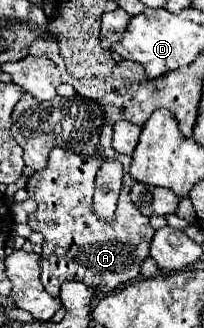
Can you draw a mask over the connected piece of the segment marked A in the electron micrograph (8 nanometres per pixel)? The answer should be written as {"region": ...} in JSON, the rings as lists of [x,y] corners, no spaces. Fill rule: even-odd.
{"region":[[[105,124],[99,136],[99,150],[109,160],[119,160],[123,166],[123,188],[117,202],[115,218],[111,224],[101,224],[93,210],[93,180],[95,172],[101,168],[101,158],[91,158],[77,154],[67,148],[53,148],[49,152],[47,166],[35,172],[27,182],[27,192],[37,198],[39,208],[29,214],[29,226],[43,234],[41,252],[41,282],[51,296],[59,296],[59,286],[63,282],[85,282],[97,294],[109,294],[119,286],[125,286],[139,278],[143,260],[149,256],[149,244],[155,230],[149,218],[143,216],[129,198],[129,190],[135,180],[129,176],[131,158],[119,156],[111,146],[113,126]]]}

